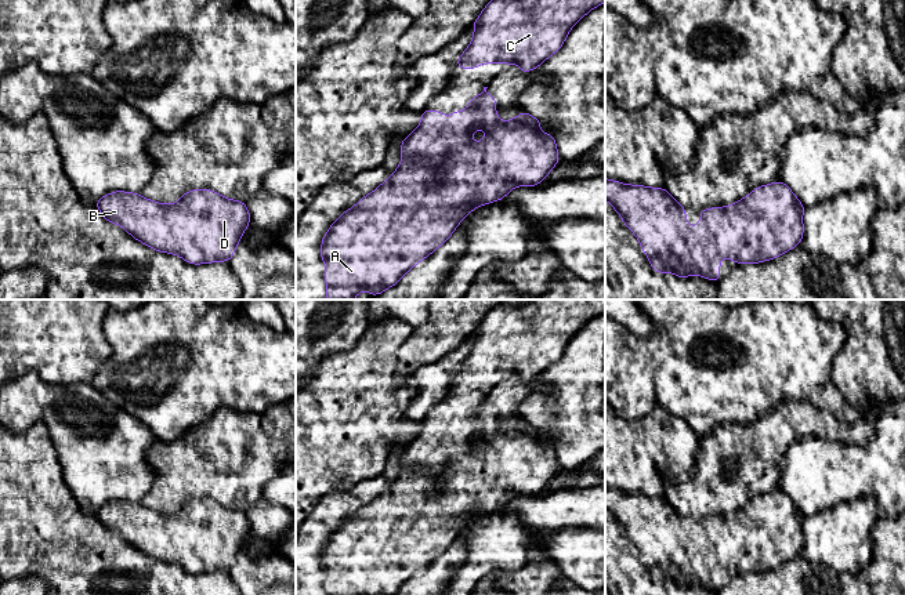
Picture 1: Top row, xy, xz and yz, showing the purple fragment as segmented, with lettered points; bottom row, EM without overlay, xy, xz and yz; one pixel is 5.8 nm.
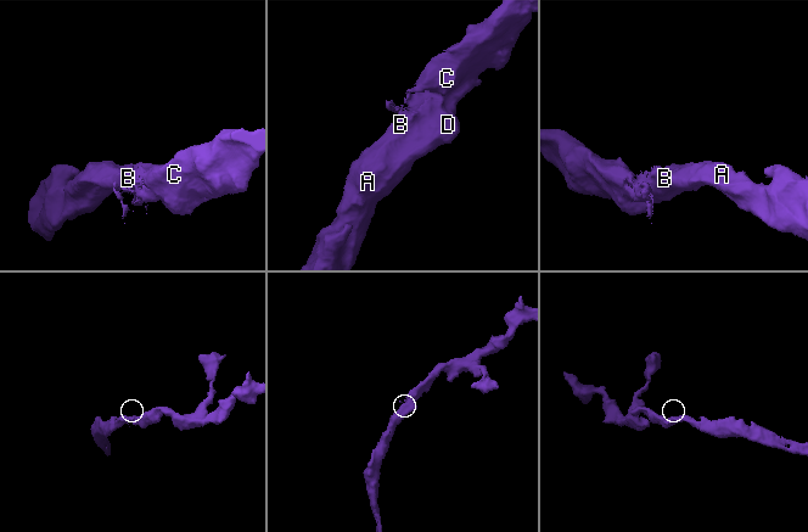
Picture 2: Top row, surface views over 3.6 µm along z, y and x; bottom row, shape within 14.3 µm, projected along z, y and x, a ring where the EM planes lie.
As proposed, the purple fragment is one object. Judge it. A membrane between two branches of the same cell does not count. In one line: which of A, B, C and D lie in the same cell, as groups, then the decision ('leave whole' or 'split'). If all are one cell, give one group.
groups A B C D; leave whole

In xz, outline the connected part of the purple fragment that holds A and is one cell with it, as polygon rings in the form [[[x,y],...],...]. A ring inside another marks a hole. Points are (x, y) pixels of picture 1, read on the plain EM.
[[[484,400],[471,407],[467,420],[455,420],[452,425],[444,425],[439,420],[423,420],[421,432],[401,451],[401,474],[399,476],[372,503],[362,507],[351,519],[344,520],[336,531],[327,538],[322,548],[321,566],[326,576],[323,588],[326,595],[395,595],[405,583],[417,574],[421,569],[434,562],[441,554],[444,554],[453,540],[460,534],[461,529],[473,519],[482,514],[493,512],[506,507],[506,504],[515,496],[536,496],[547,483],[555,476],[560,469],[555,449],[551,443],[540,440],[540,429],[531,425],[525,420],[521,421],[515,428],[510,431],[502,431],[496,425],[496,407]],[[475,438],[484,438],[486,446],[478,453],[471,453],[470,449],[474,446]]]

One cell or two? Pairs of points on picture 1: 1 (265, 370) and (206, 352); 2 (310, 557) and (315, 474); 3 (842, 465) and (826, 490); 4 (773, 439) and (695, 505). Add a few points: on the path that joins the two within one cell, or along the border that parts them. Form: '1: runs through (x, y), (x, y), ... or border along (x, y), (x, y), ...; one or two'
1: runs through (250, 367), (221, 358); one
2: border along (339, 490), (326, 493), (310, 514); two
3: runs through (836, 471), (826, 481), (826, 485); one
4: runs through (759, 460), (735, 483), (720, 486), (716, 490); one

